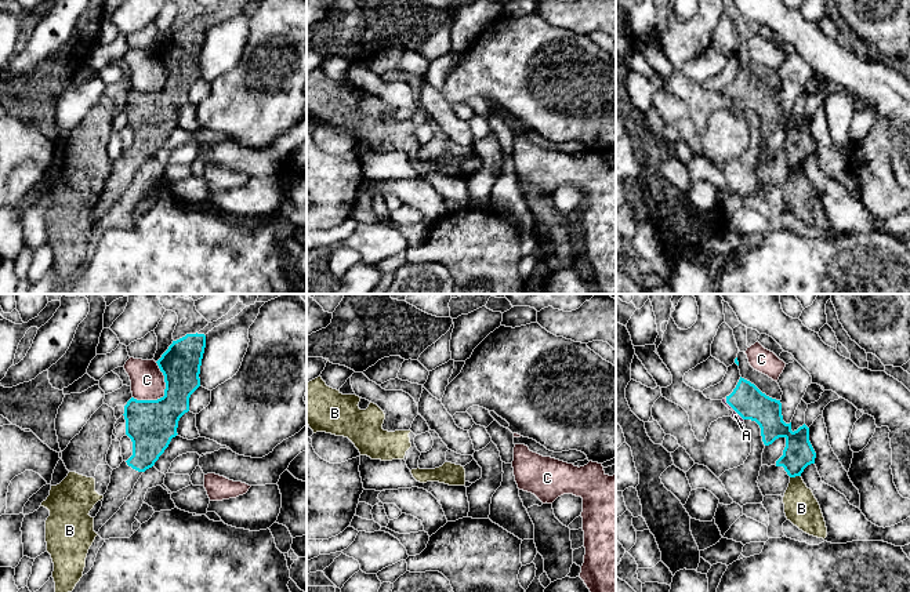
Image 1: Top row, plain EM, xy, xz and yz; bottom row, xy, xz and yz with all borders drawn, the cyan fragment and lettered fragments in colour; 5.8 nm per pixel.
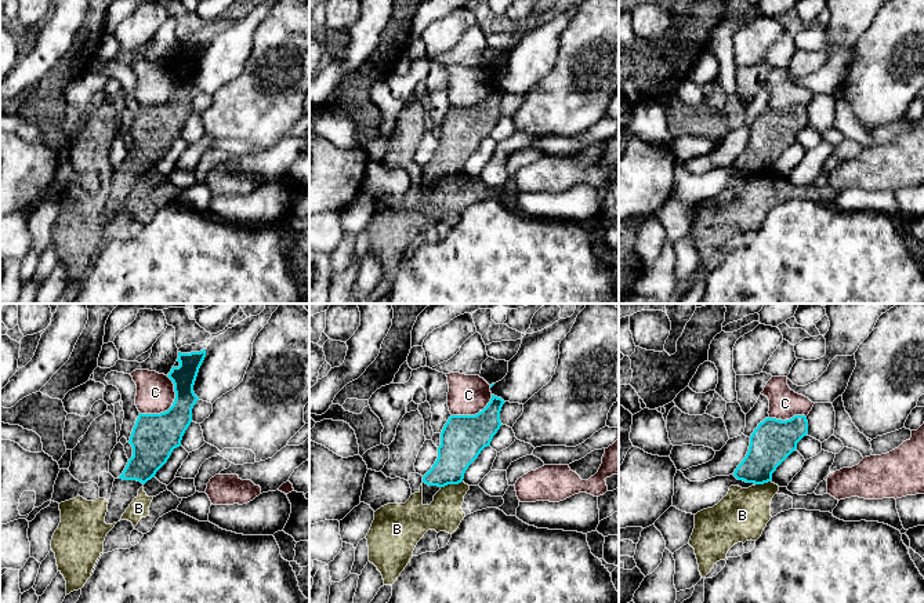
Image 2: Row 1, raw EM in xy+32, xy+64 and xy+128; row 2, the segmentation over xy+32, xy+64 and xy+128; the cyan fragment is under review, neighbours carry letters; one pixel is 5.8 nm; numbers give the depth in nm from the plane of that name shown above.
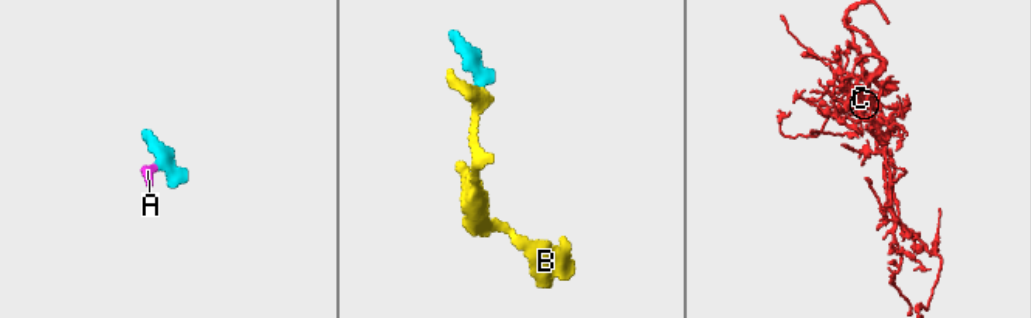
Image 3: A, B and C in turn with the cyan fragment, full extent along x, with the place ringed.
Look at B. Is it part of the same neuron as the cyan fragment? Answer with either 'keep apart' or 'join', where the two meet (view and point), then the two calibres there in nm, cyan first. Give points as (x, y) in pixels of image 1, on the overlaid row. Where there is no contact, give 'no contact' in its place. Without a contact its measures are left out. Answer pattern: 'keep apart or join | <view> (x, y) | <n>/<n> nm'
keep apart | yz (794, 476) | 180/200 nm

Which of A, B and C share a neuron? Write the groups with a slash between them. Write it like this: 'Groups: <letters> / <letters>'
Groups: A / B / C

